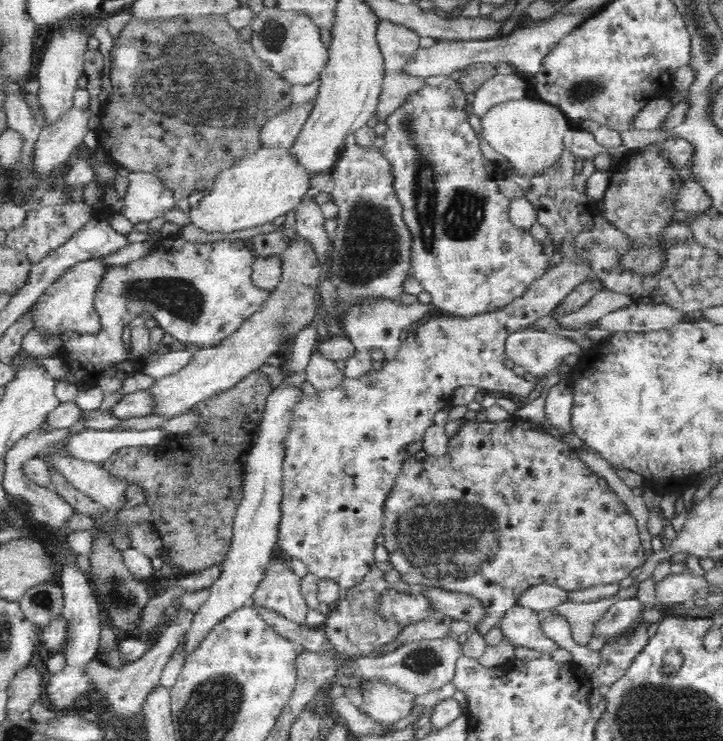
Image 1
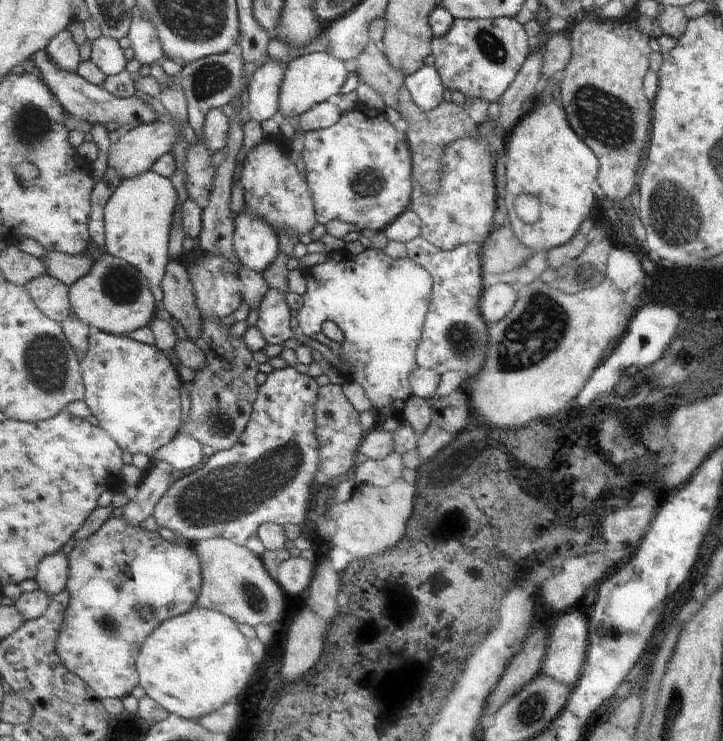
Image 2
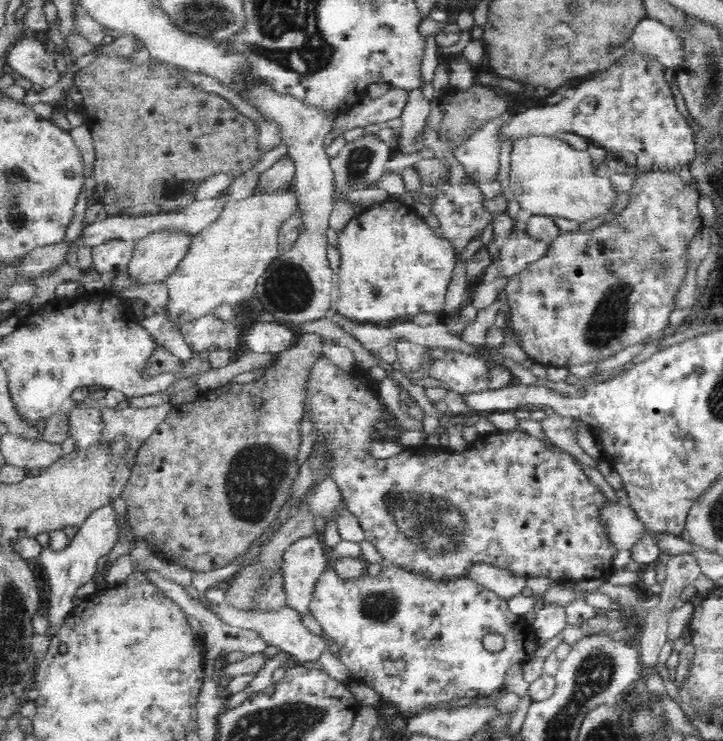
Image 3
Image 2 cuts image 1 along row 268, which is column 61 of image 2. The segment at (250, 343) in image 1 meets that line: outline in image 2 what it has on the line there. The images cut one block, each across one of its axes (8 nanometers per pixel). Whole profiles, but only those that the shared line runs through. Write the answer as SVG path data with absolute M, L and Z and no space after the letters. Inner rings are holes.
M47 272L31 279L27 286L37 306L46 315L49 315L49 318L58 323L69 319L72 311L69 296L70 286Z

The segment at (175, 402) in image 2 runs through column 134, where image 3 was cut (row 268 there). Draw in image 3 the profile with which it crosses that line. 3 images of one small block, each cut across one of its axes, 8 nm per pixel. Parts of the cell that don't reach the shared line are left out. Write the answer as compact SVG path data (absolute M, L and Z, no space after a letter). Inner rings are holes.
M385 200L355 214L338 232L337 249L340 253L337 270L340 295L336 312L347 321L384 325L402 316L414 316L420 312L437 315L443 310L444 295L456 264L456 253L450 242L435 235L410 205Z

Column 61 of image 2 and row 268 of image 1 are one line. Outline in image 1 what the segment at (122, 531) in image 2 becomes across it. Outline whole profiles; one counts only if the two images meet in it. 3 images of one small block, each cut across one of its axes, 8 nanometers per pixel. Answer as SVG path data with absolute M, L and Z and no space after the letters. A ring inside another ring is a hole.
M652 143L650 145L646 145L645 147L642 147L639 151L636 151L635 153L632 153L631 155L627 153L627 155L624 155L618 162L618 166L616 170L611 172L611 182L608 185L608 188L606 189L605 195L602 198L602 209L600 211L602 212L603 217L606 220L609 220L618 230L621 230L622 232L625 232L631 240L631 244L633 244L632 250L630 252L627 252L626 255L624 255L621 258L621 264L625 266L626 268L631 268L634 273L638 273L640 275L654 275L662 266L662 253L660 253L660 243L658 243L658 234L660 234L660 230L664 228L664 226L668 226L670 222L673 222L673 213L676 211L674 210L674 205L672 205L672 200L674 200L674 194L676 194L676 187L674 187L673 183L673 177L672 175L678 171L678 168L675 168L672 166L662 155L660 155L660 149L658 149L658 144Z

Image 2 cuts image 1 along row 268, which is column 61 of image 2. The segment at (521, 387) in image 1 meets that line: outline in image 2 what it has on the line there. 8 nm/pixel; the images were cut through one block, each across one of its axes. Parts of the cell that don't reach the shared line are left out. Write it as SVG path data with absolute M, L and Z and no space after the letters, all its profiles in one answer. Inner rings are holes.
M61 550L50 554L40 562L37 578L39 589L48 592L52 598L68 588L70 557Z

